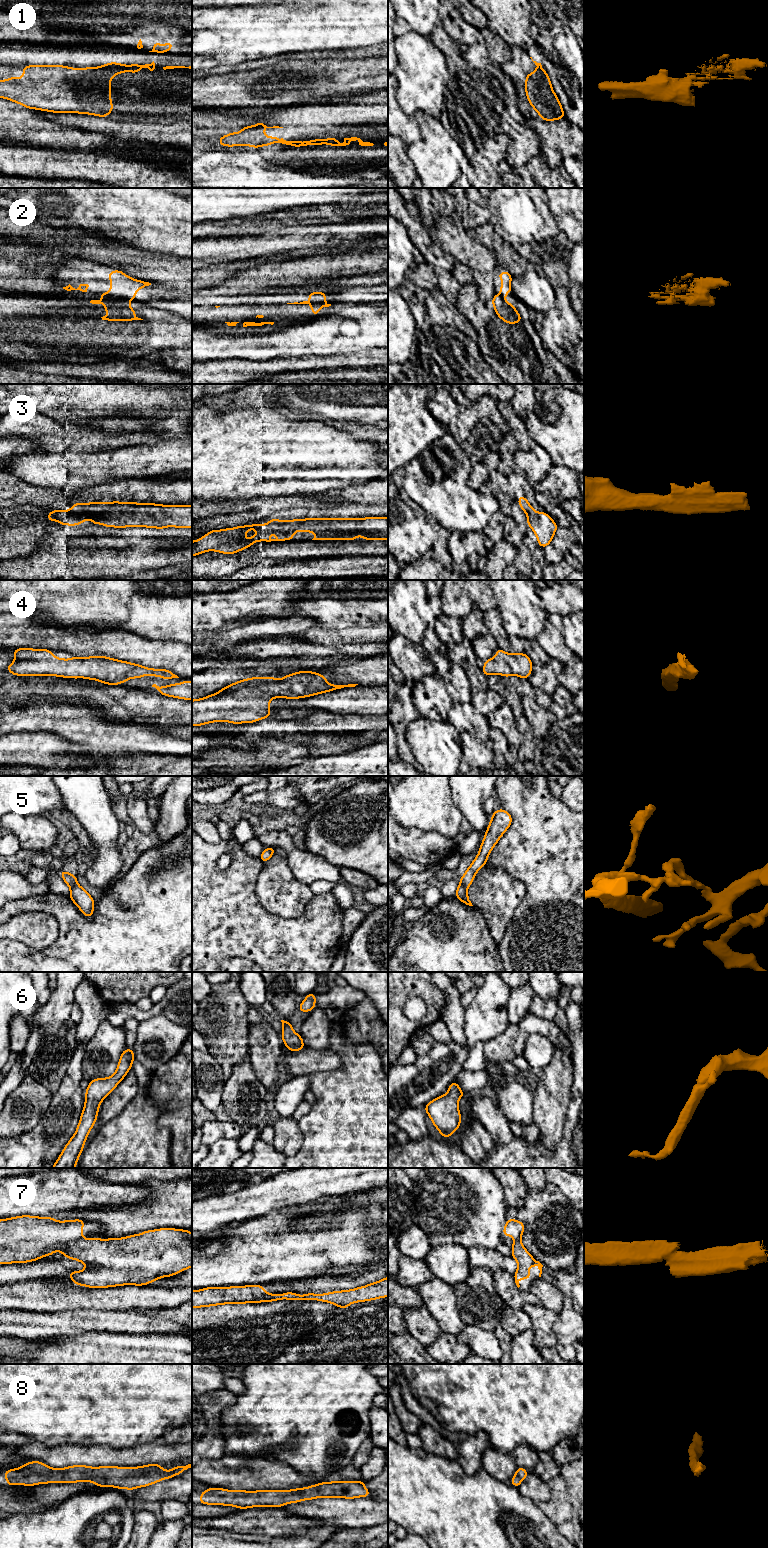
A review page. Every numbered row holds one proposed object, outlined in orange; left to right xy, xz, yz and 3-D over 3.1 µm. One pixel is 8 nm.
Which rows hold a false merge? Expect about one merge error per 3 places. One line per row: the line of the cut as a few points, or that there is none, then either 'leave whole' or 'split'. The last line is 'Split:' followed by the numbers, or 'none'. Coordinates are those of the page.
1: cut xy (101, 66), (115, 69), (118, 72); split
2: cut xy (104, 299), (128, 301); split
3: cut none; leave whole
4: cut none; leave whole
5: cut yz (460, 881), (466, 888); split
6: cut none; leave whole
7: cut xy (83, 1238), (72, 1241), (65, 1249), (59, 1250); split
8: cut none; leave whole
Split: 1, 2, 5, 7

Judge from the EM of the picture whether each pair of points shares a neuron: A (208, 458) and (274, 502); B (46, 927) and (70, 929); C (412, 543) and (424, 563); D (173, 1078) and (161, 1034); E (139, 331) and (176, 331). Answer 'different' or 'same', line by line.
A: different
B: different
C: different
D: different
E: same

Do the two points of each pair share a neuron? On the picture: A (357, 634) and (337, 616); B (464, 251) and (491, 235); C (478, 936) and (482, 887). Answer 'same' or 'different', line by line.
A: different
B: different
C: different

